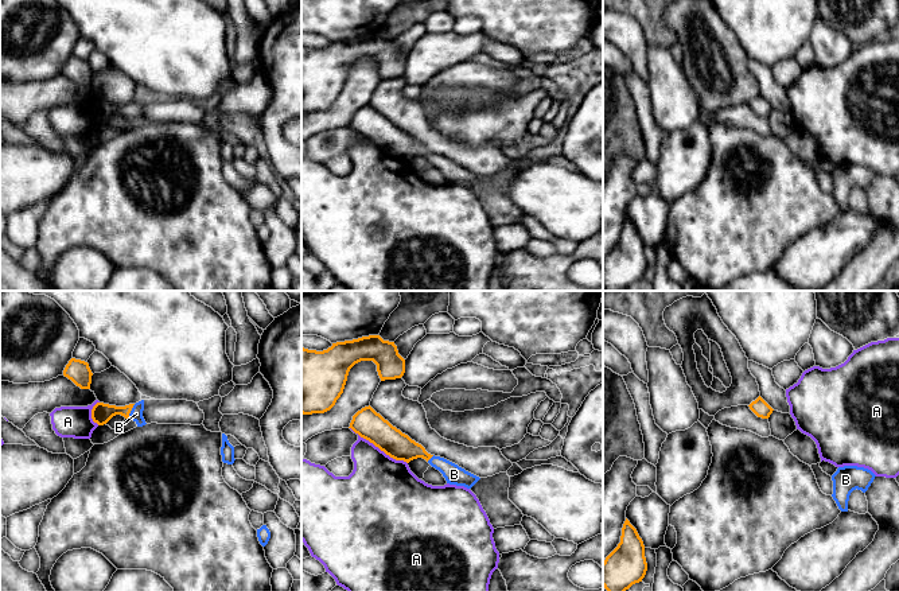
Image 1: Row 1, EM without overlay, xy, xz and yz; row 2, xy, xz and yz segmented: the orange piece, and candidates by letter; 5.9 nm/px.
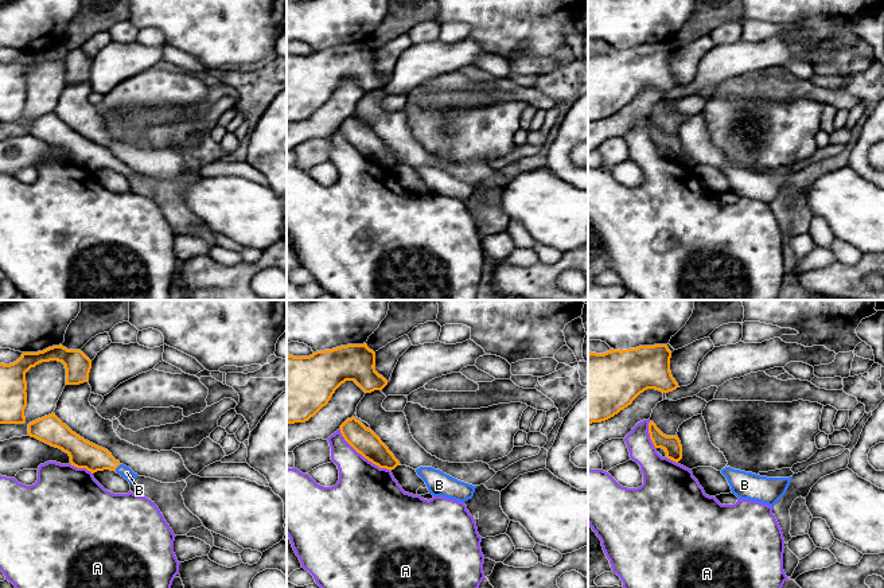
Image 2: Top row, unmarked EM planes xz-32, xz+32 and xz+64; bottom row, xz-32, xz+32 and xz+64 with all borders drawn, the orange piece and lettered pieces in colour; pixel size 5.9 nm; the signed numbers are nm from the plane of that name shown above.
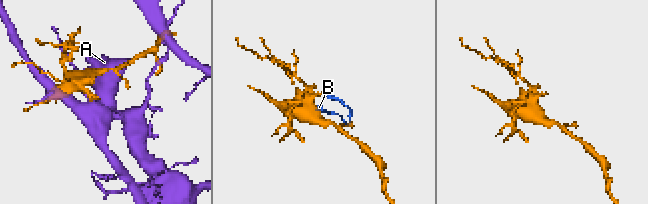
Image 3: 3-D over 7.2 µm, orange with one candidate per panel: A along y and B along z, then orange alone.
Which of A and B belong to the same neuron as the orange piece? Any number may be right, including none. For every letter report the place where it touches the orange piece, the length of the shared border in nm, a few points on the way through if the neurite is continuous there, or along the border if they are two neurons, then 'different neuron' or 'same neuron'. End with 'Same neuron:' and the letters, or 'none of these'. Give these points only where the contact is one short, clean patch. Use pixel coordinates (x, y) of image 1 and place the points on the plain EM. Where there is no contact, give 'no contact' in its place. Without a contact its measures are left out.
A: contact xz (378, 146); length 400 nm; different neuron
B: contact xy (131, 108); length 100 nm; way xy (101, 112), (131, 108), (136, 112); same neuron
Same neuron: B

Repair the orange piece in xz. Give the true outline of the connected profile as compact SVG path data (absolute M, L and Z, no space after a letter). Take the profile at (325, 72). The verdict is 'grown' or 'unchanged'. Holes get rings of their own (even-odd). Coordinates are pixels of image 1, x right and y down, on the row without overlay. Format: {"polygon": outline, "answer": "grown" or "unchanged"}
{"polygon": "M380 34L336 40L323 50L301 46L301 112L330 109L343 92L350 67L361 59L373 59L381 79L401 77L405 71L405 58L398 53L394 40L384 39Z", "answer": "unchanged"}

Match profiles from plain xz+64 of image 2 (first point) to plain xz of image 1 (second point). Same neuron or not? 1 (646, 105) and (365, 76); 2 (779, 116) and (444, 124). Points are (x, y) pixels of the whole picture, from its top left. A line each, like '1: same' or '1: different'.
1: same
2: same

